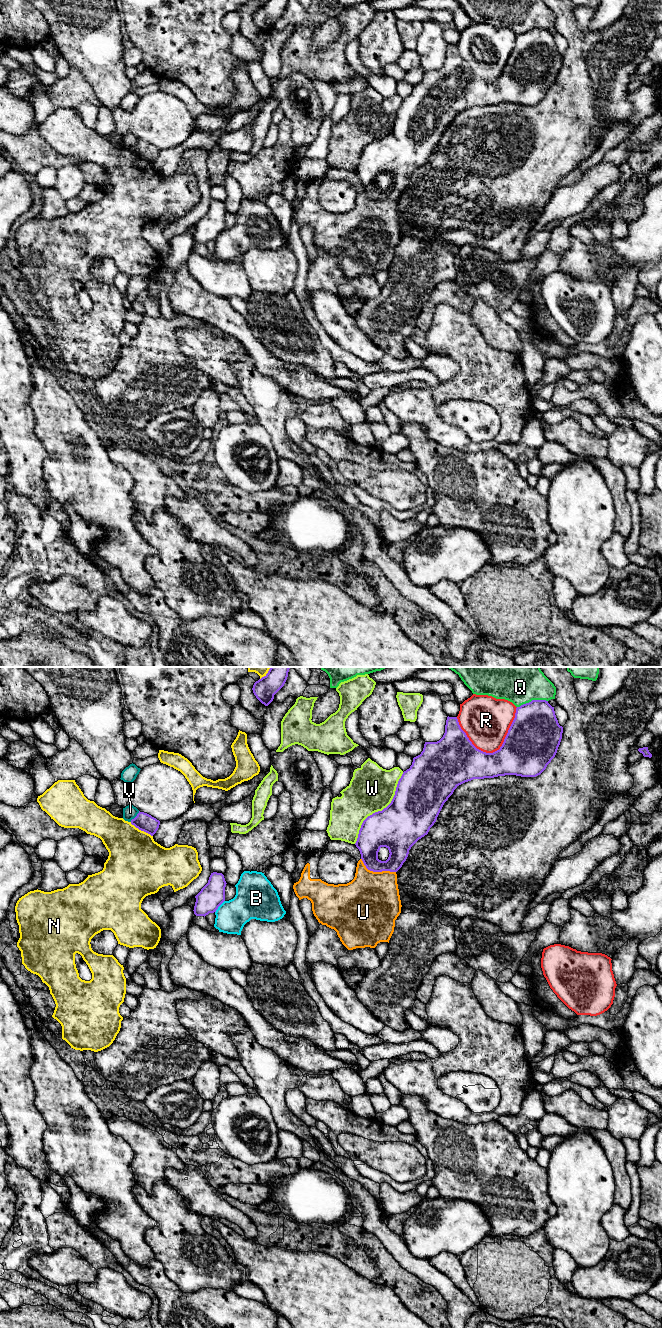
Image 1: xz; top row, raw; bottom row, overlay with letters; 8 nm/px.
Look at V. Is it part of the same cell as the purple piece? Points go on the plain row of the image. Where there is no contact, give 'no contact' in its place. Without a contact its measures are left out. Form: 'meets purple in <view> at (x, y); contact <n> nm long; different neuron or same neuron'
meets purple in xz at (136, 144); contact 120 nm long; different neuron

